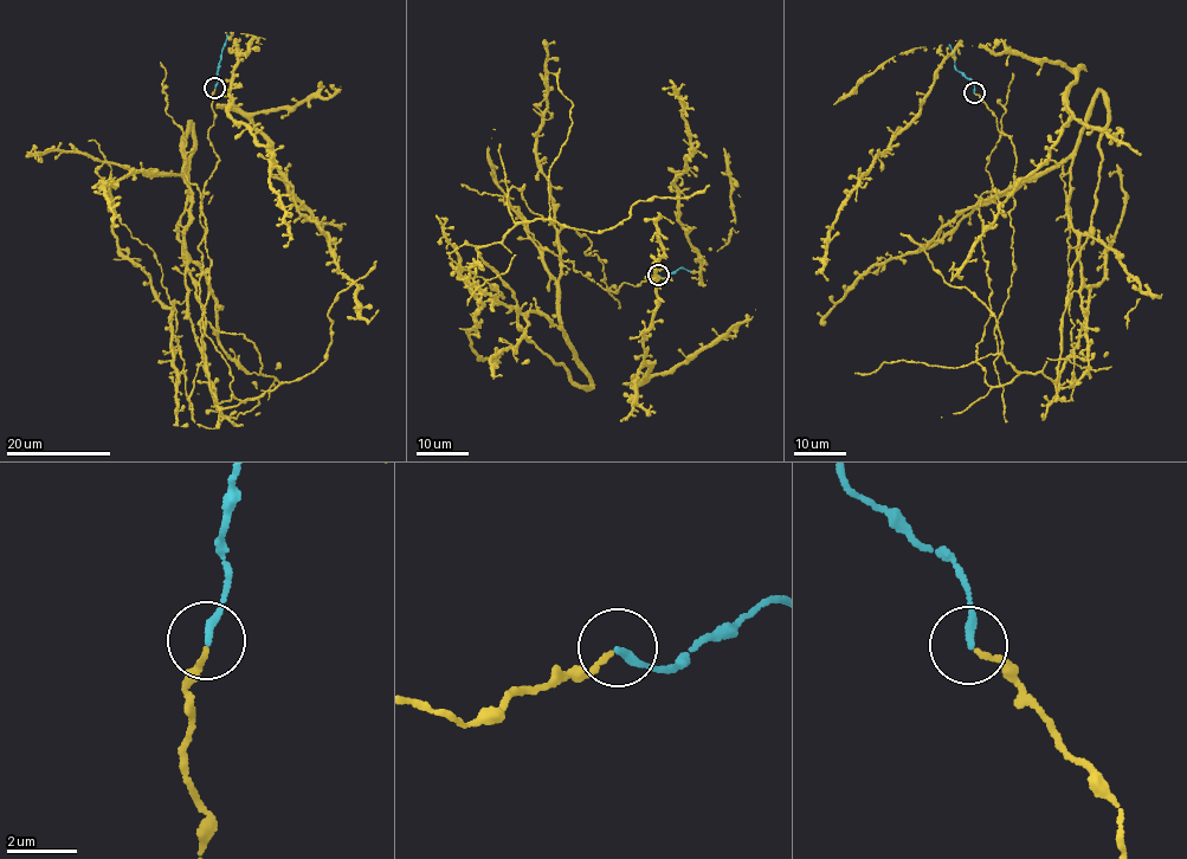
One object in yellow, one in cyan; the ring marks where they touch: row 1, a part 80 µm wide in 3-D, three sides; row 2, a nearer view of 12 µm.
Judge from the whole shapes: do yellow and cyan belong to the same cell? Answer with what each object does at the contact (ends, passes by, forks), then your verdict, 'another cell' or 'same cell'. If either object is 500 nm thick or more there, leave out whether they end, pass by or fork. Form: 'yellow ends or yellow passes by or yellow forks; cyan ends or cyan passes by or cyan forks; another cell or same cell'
yellow ends; cyan ends; same cell

